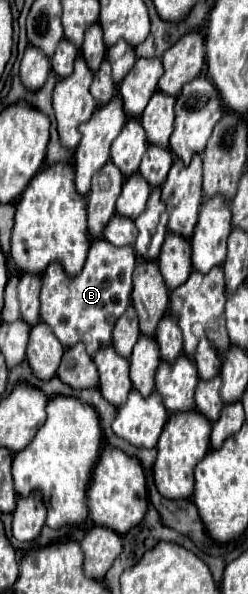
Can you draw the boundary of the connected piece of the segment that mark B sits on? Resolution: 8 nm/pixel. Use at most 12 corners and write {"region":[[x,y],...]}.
{"region":[[92,241],[78,277],[50,263],[42,321],[94,355],[130,305],[136,253]]}

